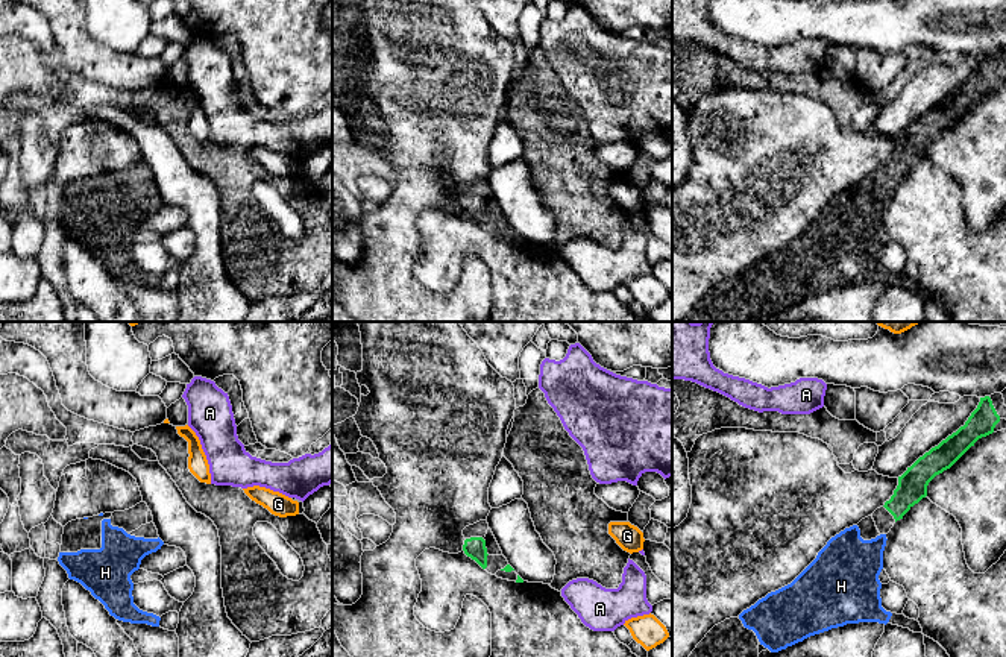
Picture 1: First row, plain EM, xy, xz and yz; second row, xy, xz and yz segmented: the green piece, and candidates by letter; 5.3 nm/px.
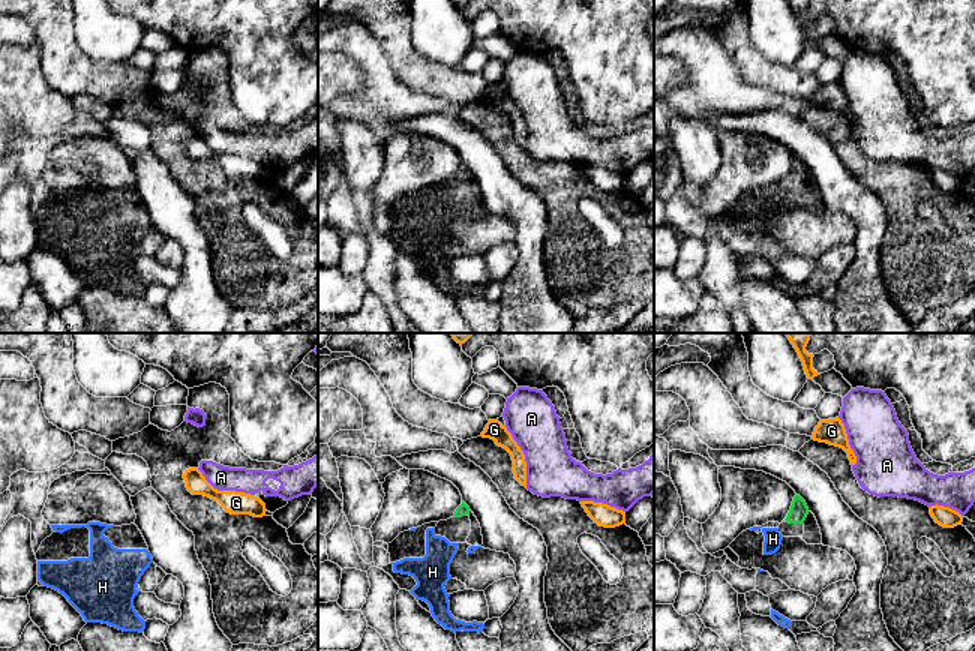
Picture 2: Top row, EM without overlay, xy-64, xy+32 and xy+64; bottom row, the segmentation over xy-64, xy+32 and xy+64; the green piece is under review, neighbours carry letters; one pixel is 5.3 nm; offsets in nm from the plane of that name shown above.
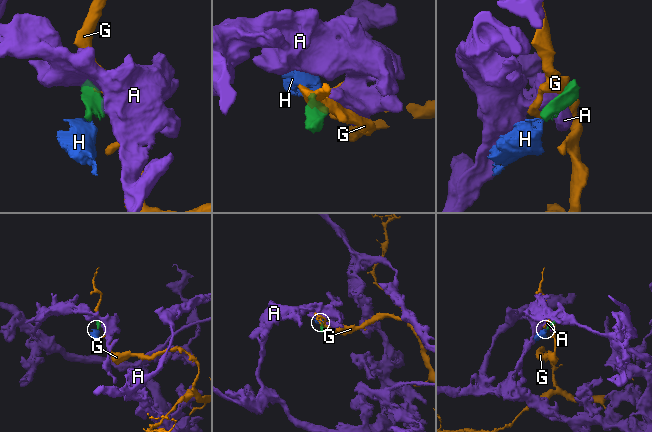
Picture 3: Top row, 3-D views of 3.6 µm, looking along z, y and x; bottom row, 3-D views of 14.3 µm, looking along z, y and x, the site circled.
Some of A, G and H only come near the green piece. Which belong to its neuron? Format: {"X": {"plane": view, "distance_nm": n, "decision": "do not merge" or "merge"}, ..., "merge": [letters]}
{"A": {"plane": "xz", "distance_nm": 220, "decision": "do not merge"}, "G": {"plane": "xz", "distance_nm": 500, "decision": "do not merge"}, "H": {"plane": "yz", "distance_nm": 90, "decision": "merge"}, "merge": ["H"]}

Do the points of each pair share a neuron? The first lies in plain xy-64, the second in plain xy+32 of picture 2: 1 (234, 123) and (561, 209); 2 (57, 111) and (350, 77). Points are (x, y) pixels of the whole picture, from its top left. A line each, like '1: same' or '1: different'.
1: same
2: same

